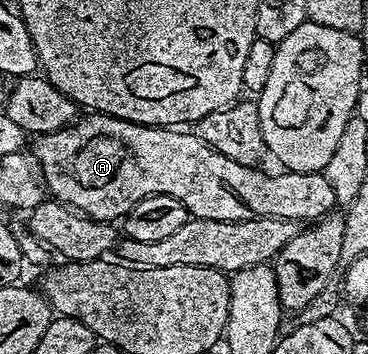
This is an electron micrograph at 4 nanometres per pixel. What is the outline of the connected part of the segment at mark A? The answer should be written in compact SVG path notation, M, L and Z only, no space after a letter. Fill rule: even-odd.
M88 112L85 115L85 118L84 115L77 117L72 125L55 130L41 141L44 143L40 146L38 169L47 193L55 201L80 211L87 218L115 223L128 215L134 204L155 194L174 196L174 200L178 200L188 209L191 217L223 222L282 218L297 224L311 224L317 218L324 218L337 209L334 189L323 172L315 174L289 170L279 172L280 174L267 174L264 168L238 164L238 160L222 156L222 152L210 148L195 132L183 134L185 131L180 128L143 126L99 112Z

